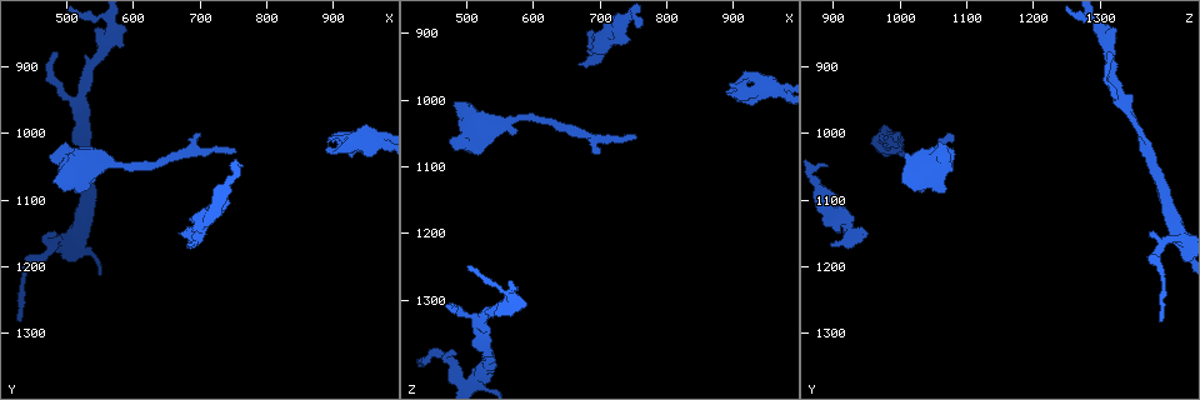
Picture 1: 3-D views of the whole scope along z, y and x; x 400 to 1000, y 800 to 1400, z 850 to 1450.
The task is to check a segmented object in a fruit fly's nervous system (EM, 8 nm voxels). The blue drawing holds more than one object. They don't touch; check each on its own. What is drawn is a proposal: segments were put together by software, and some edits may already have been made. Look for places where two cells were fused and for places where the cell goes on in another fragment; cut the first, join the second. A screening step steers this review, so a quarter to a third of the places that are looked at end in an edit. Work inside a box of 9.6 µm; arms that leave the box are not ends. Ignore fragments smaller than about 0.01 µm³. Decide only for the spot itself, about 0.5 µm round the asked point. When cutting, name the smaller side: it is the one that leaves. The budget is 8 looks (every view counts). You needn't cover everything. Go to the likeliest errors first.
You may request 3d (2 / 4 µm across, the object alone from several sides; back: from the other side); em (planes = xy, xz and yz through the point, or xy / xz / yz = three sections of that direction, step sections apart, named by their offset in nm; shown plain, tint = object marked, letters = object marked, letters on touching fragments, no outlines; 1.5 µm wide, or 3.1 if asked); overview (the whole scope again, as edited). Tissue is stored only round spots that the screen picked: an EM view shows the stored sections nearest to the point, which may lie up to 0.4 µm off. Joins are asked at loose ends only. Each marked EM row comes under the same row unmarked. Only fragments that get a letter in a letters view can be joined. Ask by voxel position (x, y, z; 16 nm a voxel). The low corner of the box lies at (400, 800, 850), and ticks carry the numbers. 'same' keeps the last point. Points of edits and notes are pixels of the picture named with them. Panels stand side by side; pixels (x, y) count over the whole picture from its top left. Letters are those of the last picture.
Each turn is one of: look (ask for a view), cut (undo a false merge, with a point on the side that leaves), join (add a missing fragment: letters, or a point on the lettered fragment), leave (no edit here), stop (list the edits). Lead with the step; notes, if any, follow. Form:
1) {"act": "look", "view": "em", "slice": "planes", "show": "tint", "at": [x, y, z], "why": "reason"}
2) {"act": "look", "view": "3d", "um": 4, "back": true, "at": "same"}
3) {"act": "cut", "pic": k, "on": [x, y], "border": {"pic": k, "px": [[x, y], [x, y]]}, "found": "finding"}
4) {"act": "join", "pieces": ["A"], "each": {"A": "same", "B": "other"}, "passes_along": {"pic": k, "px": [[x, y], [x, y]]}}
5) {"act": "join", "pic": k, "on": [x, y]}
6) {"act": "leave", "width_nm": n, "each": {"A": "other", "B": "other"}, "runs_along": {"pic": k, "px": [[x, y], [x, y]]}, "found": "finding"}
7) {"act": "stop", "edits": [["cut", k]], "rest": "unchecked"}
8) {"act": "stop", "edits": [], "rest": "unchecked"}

{"act": "look", "view": "em", "slice": "yz", "step": 4, "show": "tint", "at": [700, 1000, 1085], "why": "an open end"}

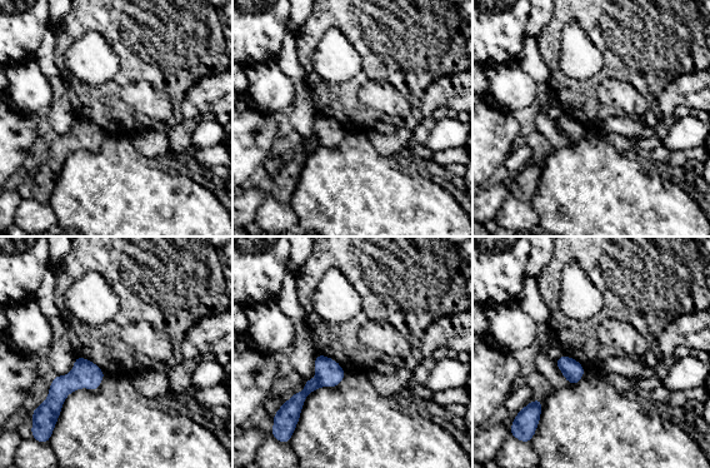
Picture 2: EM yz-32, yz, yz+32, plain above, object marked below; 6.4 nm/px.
{"act": "look", "view": "em", "slice": "planes", "show": "letters", "at": "same"}

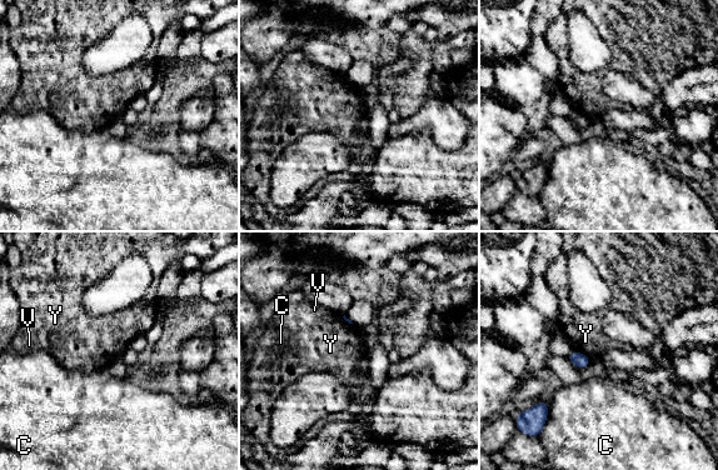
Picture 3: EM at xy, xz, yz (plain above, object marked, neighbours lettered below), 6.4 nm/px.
{"act": "leave", "each": {"C": "other", "V": "other", "Y": "other"}, "border": {"pic": 3, "px": [[573, 349], [591, 359]]}, "found": "none of them fits"}

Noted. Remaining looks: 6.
{"act": "look", "view": "em", "slice": "planes", "show": "letters", "at": [490, 1160, 1420], "why": "calibre changes"}

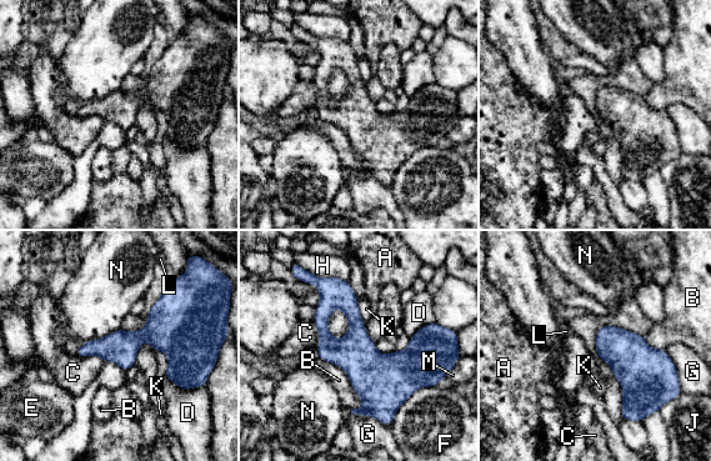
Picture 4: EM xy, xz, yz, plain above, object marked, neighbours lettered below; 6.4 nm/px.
{"act": "leave", "width_nm": 220, "each": {"A": "other", "B": "other", "C": "other", "D": "other", "E": "other", "F": "other", "G": "other", "H": "other", "J": "other", "K": "other", "L": "other", "M": "other", "N": "other"}, "border": {"pic": 4, "px": [[119, 327], [105, 336], [84, 342]]}, "found": "one cell here"}

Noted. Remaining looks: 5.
{"act": "look", "view": "3d", "um": 2, "at": [480, 875, 1315], "why": "free end"}

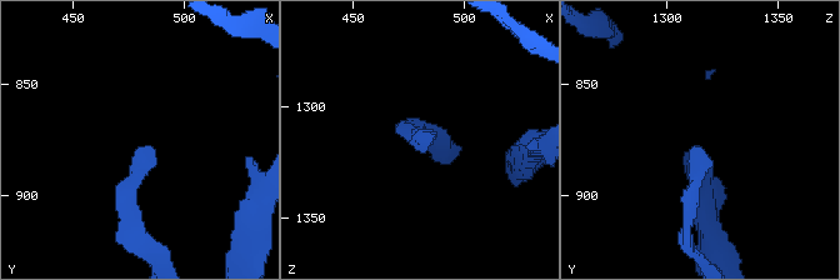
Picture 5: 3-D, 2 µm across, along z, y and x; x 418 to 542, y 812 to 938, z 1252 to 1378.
{"act": "look", "view": "em", "slice": "planes", "show": "letters", "at": [482, 877, 1314], "why": "shape alone is not enough"}

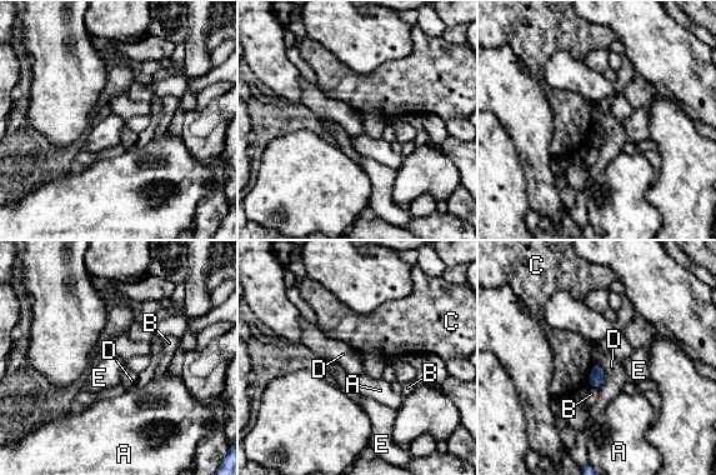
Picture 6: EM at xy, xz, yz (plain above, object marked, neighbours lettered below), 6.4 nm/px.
{"act": "leave", "longest_contact_nm": ["D", 170], "each": {"A": "other", "B": "other", "C": "other", "D": "other", "E": "other"}, "found": "no lettered fragment goes on from it"}

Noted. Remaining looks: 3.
{"act": "stop", "edits": [], "rest": "unchecked"}

